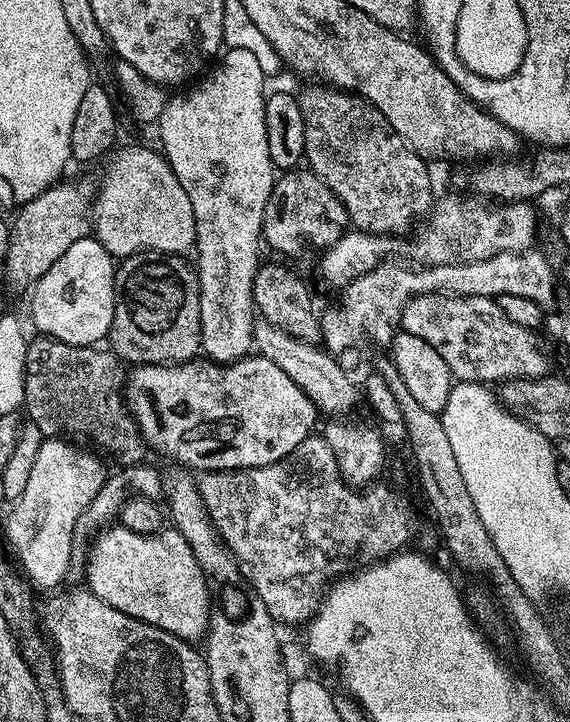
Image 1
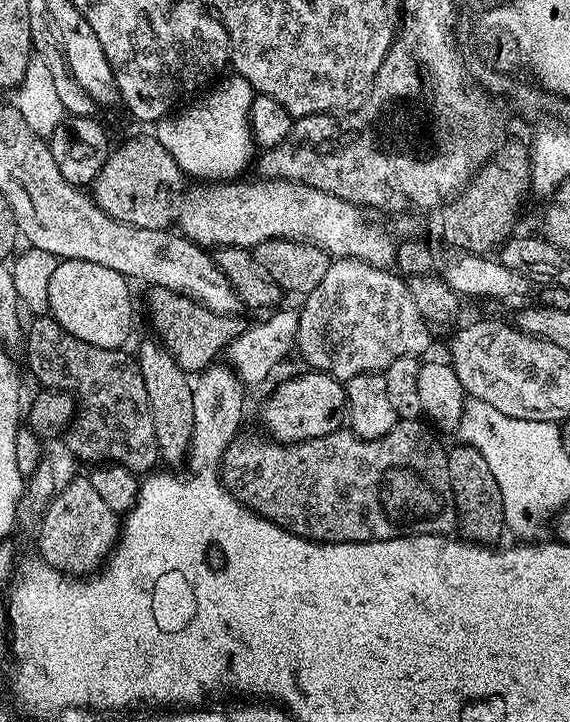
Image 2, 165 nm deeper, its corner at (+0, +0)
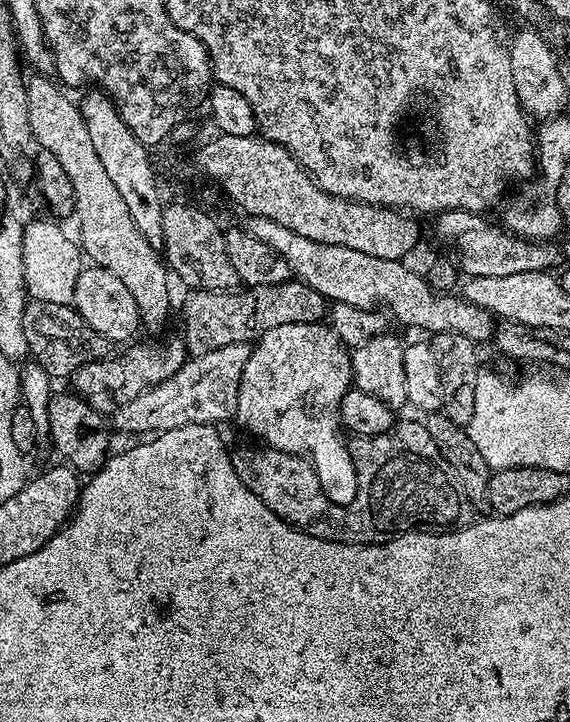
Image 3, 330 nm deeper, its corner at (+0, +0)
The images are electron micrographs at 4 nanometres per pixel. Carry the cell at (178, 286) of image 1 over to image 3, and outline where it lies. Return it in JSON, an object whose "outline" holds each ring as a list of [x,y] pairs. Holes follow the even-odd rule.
{"outline":[[[295,278],[287,280],[285,284],[245,287],[240,291],[192,290],[187,293],[189,296],[184,300],[182,339],[192,356],[201,356],[210,350],[231,344],[251,345],[274,330],[274,326],[286,326],[294,322],[319,324],[326,316],[324,296]]]}

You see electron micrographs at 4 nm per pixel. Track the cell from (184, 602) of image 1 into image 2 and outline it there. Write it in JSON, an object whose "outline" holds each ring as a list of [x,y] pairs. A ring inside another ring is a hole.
{"outline":[[[81,474],[77,480],[61,487],[56,495],[48,501],[48,509],[40,517],[35,529],[36,548],[39,559],[57,568],[60,572],[71,574],[77,578],[92,574],[108,559],[111,551],[120,538],[121,517],[96,491],[88,481],[87,475]]]}

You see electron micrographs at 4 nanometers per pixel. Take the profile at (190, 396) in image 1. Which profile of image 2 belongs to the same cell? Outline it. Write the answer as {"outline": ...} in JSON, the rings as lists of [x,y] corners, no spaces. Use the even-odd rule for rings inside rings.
{"outline":[[[304,370],[301,376],[292,376],[284,380],[264,400],[264,409],[260,416],[264,419],[267,435],[281,444],[296,444],[299,440],[322,438],[331,432],[339,432],[345,427],[348,415],[348,389],[341,381],[335,380],[328,372]]]}

